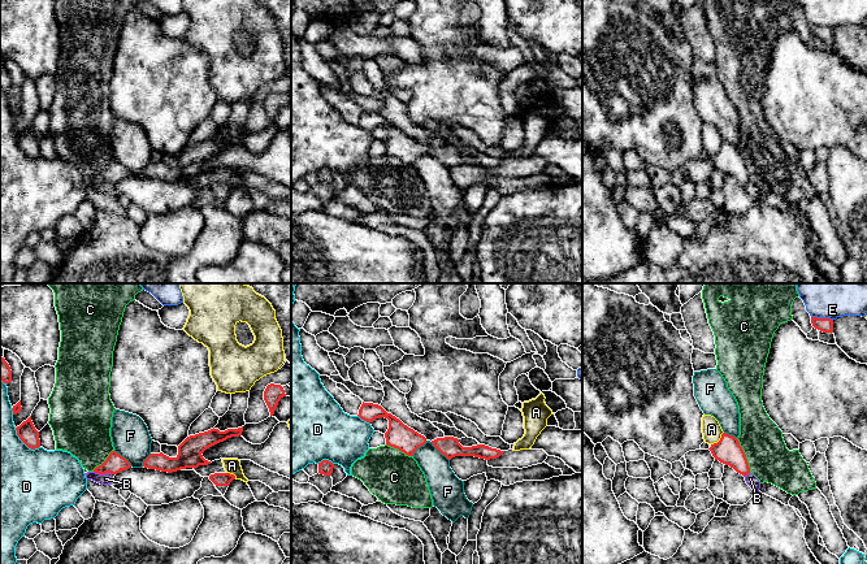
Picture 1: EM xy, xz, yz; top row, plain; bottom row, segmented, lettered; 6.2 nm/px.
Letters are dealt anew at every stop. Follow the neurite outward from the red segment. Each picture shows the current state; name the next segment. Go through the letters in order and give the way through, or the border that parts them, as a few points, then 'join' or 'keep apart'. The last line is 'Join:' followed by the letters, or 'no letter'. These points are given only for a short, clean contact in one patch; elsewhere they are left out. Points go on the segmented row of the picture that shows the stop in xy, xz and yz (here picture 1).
A: keep apart
B: border xy (94, 471), (111, 474); keep apart
C: border yz (736, 438), (750, 472); keep apart
D: keep apart
E: keep apart
F: keep apart
Join: no letter

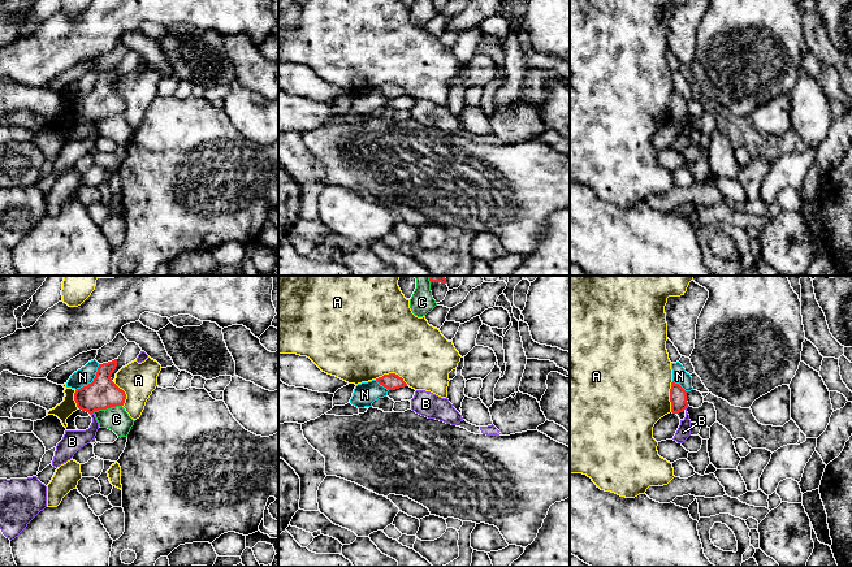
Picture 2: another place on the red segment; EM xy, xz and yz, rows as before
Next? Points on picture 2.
A: keep apart
B: border yz (688, 406), (684, 408); keep apart
C: keep apart
N: keep apart
Join: no letter

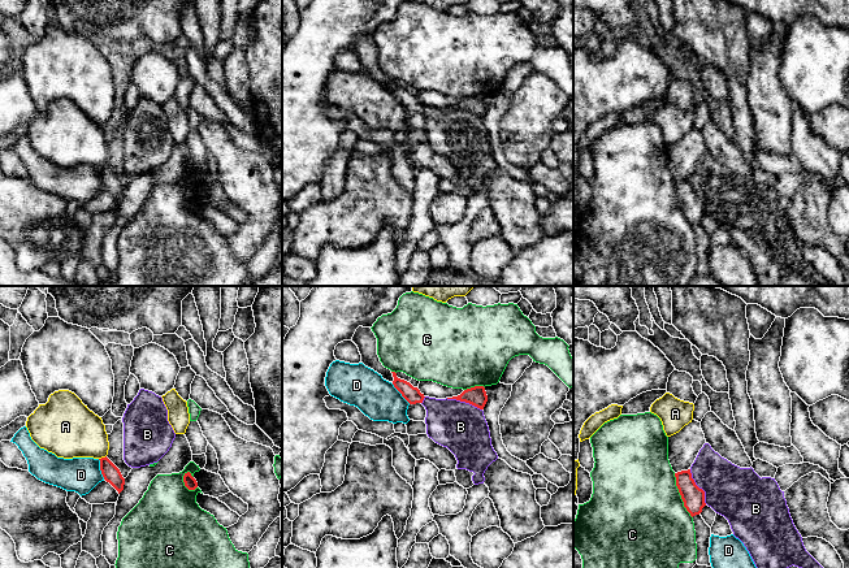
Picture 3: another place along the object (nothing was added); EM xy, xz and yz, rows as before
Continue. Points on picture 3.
A: keep apart
B: border yz (689, 469), (691, 477), (704, 491), (704, 501), (706, 503); keep apart
C: join
D: keep apart
Join: C

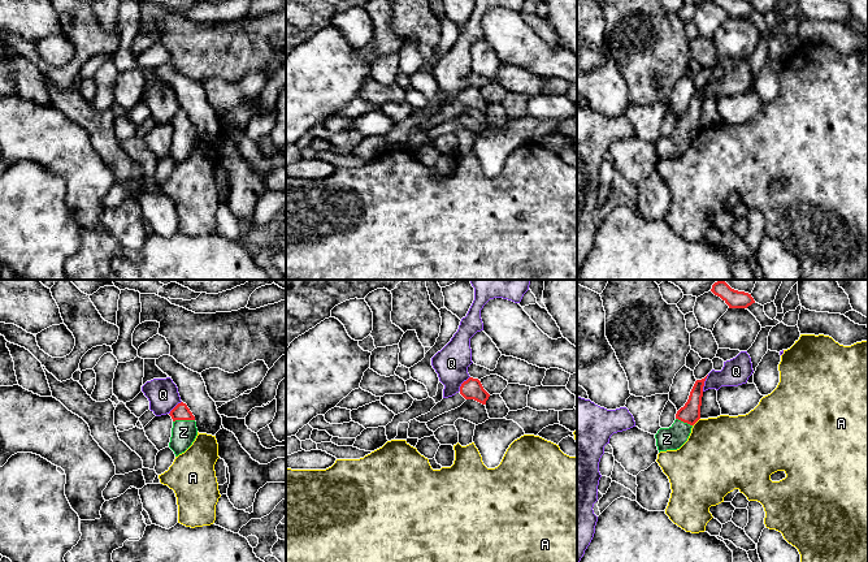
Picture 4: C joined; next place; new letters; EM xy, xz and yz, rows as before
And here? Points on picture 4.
A: keep apart
Q: keep apart
Z: way xy (181, 411), (183, 419), (183, 432); join
Join: Z

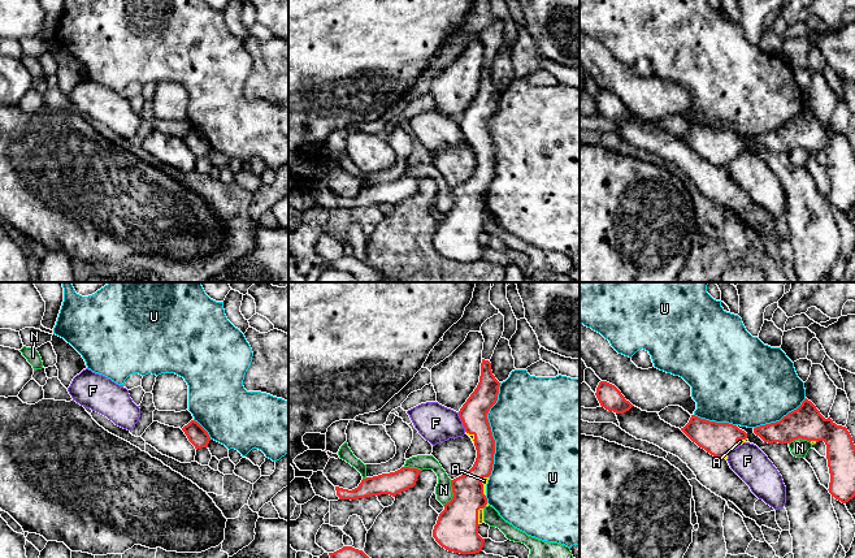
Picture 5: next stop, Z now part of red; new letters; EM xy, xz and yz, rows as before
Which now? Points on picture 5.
A: join
F: keep apart
N: keep apart
U: keep apart
Join: A

